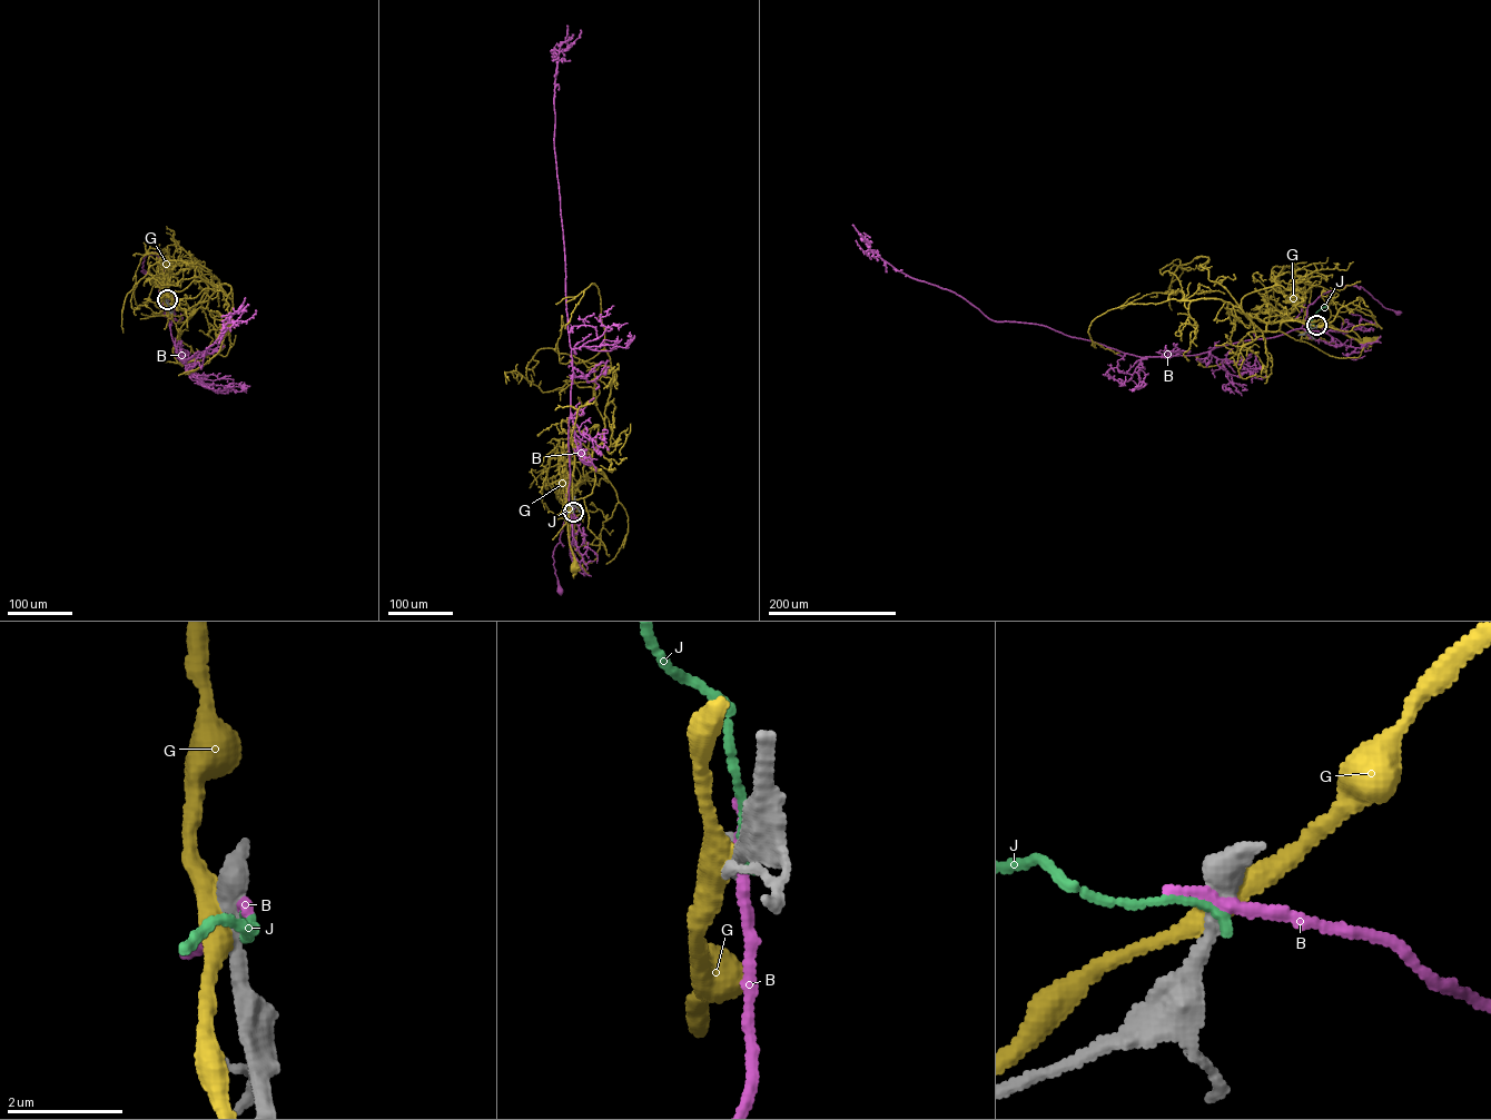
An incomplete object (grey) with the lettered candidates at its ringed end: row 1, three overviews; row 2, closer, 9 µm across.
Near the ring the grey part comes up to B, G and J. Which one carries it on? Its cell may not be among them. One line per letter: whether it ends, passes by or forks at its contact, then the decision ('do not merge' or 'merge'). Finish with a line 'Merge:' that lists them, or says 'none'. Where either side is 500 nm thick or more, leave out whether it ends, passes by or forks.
B: do not merge
G: it passes by; do not merge
J: it ends; do not merge
Merge: none

